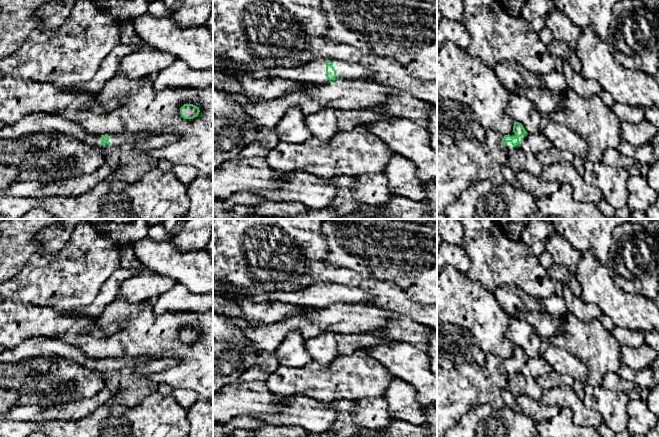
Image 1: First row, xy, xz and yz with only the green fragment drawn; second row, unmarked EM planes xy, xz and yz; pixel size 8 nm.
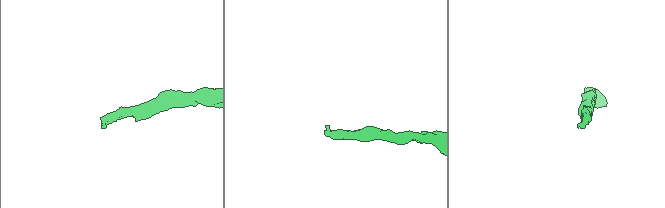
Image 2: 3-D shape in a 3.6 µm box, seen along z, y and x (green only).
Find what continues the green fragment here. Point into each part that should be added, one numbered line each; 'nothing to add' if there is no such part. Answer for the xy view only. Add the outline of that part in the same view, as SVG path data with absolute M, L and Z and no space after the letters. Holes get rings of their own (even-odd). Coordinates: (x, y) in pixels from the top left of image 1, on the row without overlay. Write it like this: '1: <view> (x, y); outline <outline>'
1: xy (37, 347); outline M34 337L21 341L18 345L7 348L0 353L0 363L11 364L27 361L32 358L57 359L65 358L76 362L87 370L101 373L116 370L136 370L139 363L155 357L122 357L108 358L109 365L102 368L101 359L88 357L81 349L64 341L45 337Z

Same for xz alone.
1: xz (345, 294); outline M328 283L333 287L333 291L336 294L336 302L343 304L366 304L374 296L368 291L360 287L351 287L347 285L341 285L338 283Z

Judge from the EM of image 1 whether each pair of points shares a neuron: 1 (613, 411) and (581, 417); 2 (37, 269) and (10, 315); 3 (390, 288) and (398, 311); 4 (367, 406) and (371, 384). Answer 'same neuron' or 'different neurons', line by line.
1: different neurons
2: different neurons
3: same neuron
4: different neurons

